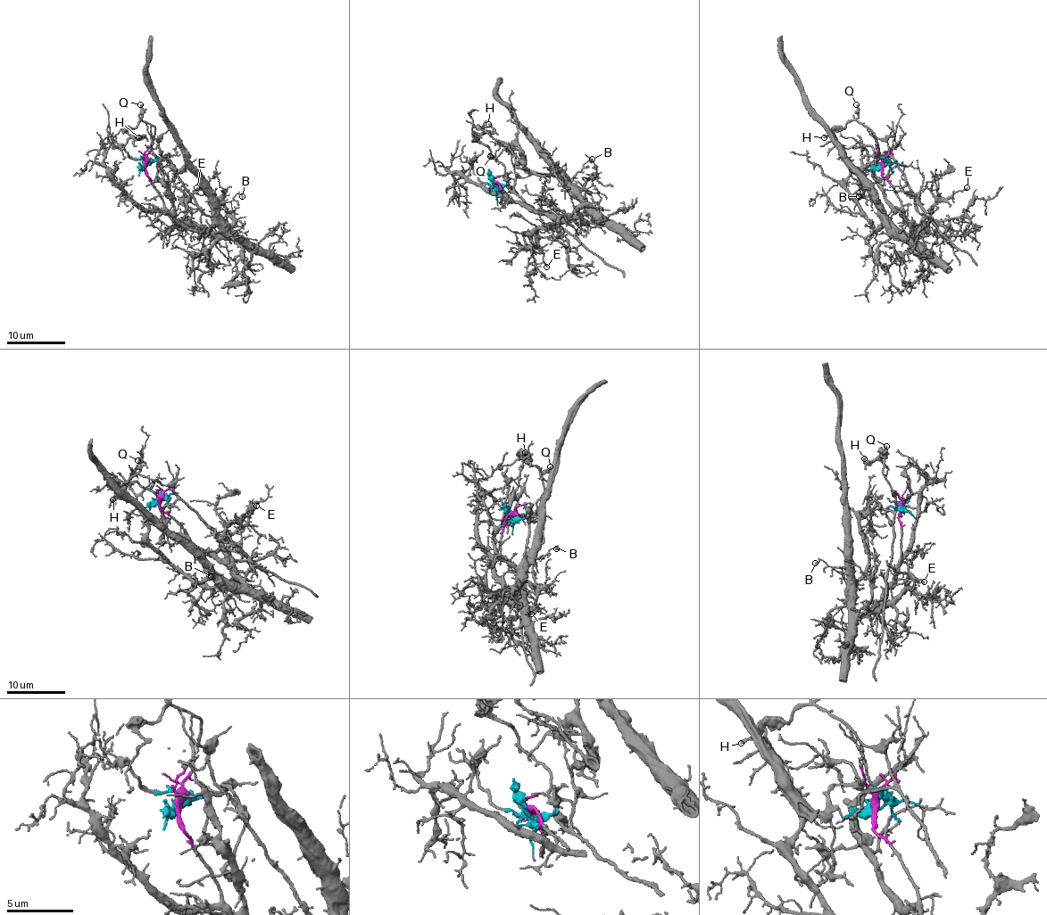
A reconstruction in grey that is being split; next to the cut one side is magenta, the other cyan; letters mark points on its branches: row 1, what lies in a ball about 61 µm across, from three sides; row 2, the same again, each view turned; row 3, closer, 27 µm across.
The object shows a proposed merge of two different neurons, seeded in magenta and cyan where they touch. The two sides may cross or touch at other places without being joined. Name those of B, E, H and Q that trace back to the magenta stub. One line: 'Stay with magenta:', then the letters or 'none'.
Stay with magenta: B, E

